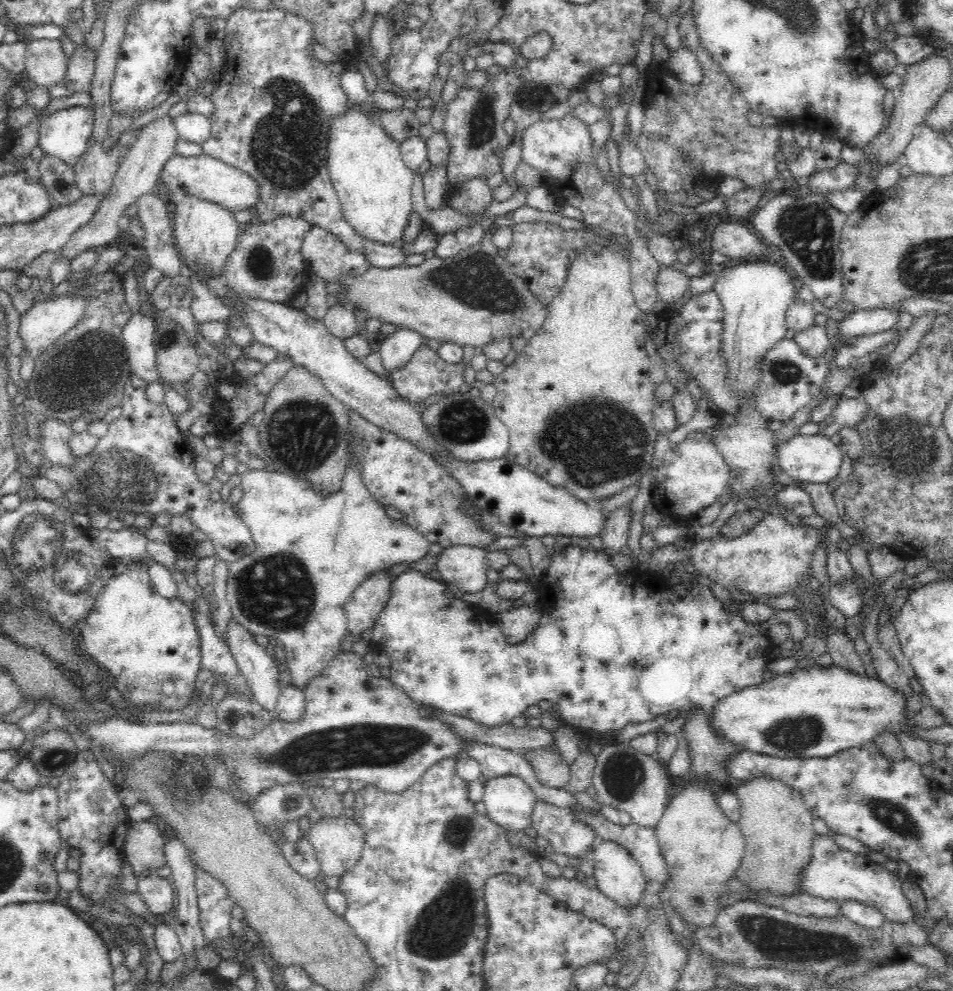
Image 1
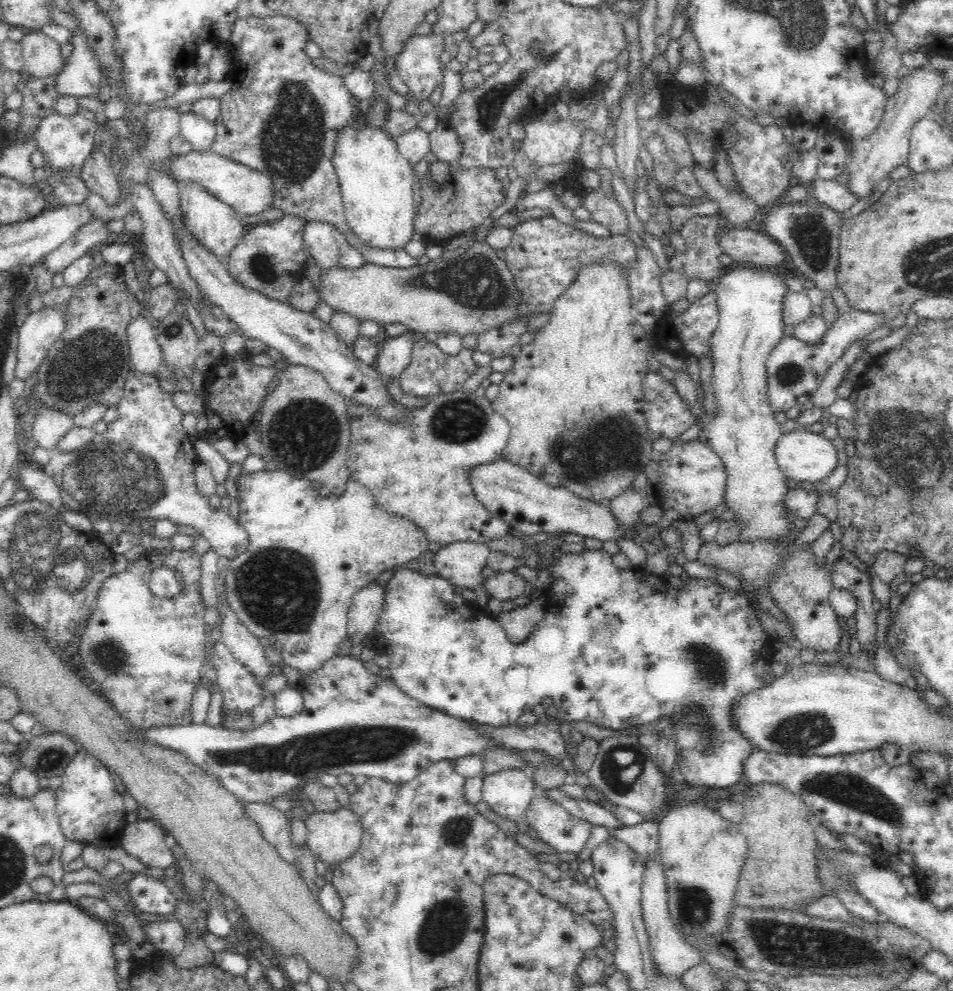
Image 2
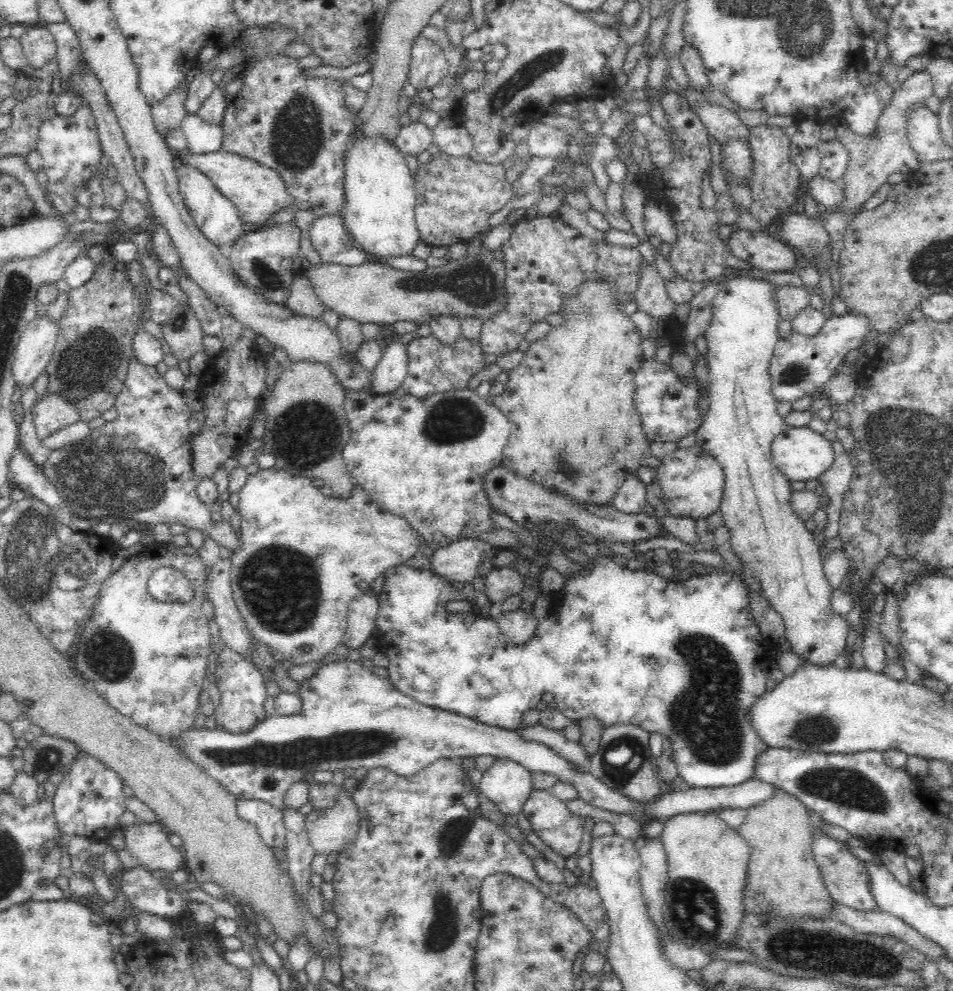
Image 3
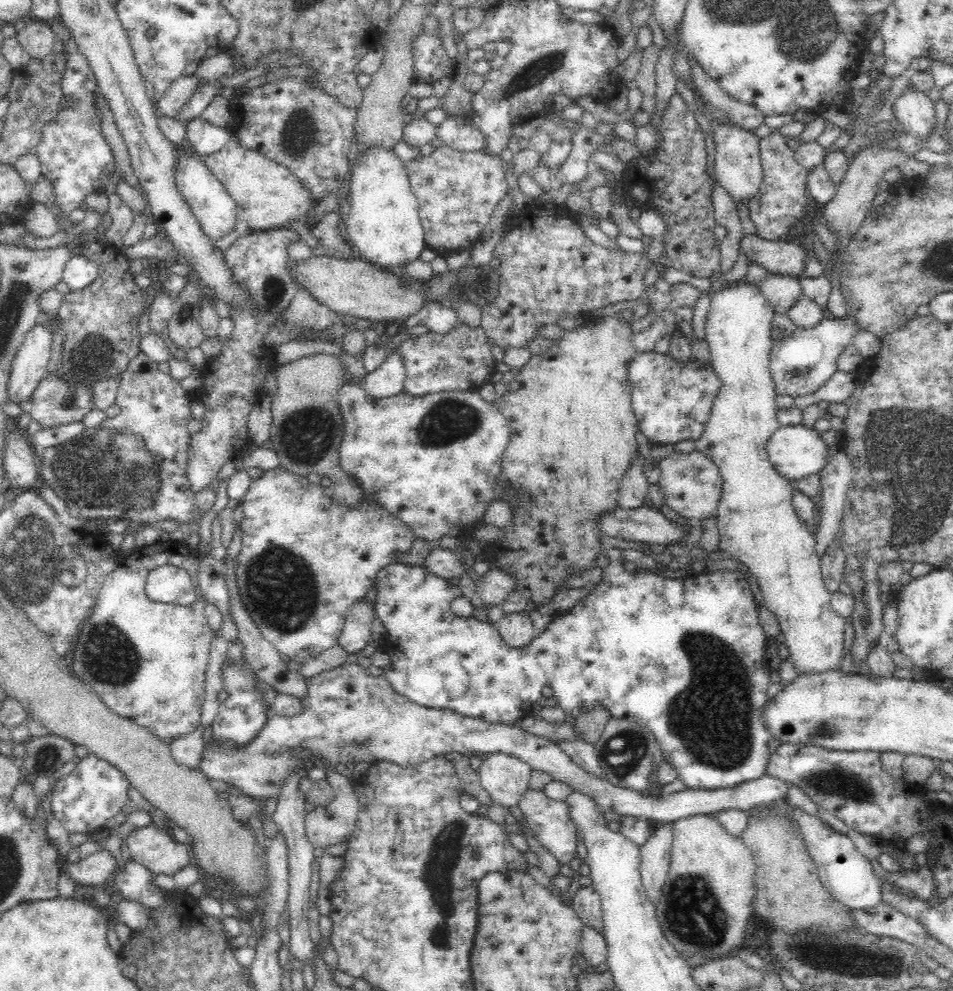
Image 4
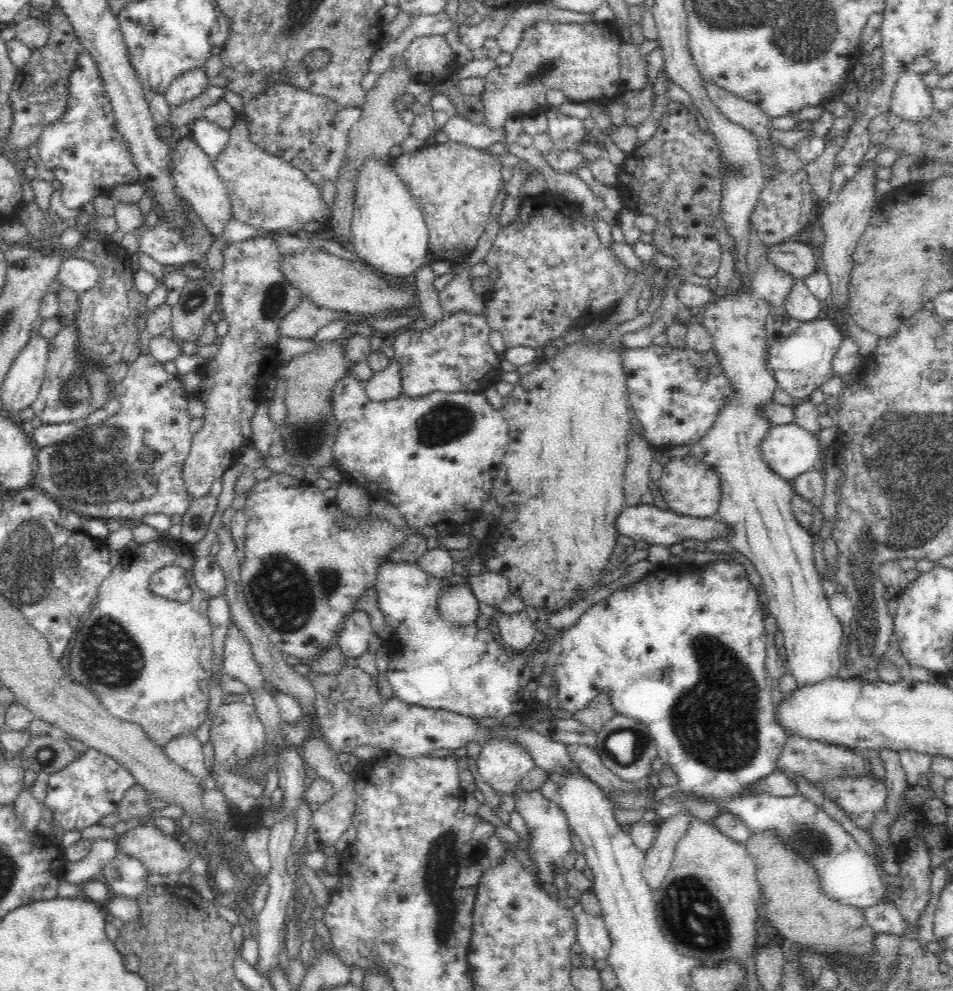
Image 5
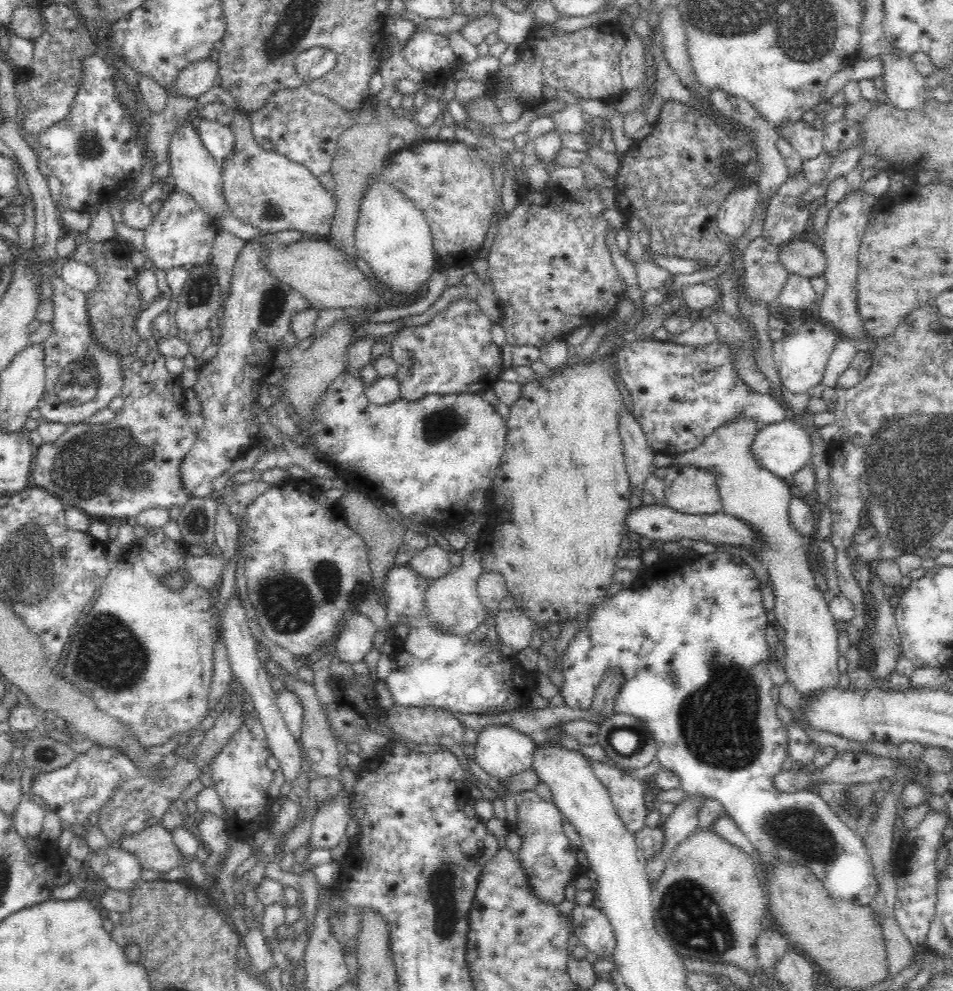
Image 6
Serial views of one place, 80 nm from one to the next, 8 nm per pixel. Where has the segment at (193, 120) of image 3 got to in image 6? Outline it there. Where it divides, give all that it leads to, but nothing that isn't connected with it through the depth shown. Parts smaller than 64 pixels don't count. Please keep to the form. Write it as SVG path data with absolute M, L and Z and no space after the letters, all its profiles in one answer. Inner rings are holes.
M197 117L195 127L202 145L218 162L232 152L234 135L229 126L222 126L216 121Z

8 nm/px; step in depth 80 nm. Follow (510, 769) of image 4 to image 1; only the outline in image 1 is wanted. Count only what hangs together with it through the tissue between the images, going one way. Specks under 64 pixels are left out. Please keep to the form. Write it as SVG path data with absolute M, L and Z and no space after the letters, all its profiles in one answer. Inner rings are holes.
M518 776L490 778L484 786L486 818L508 833L526 833L538 803L533 790Z

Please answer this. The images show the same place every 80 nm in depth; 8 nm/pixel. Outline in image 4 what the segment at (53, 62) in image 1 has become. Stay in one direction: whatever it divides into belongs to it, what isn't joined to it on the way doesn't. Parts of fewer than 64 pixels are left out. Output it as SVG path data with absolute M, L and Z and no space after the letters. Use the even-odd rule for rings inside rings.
M34 18L26 21L25 28L16 37L30 58L38 60L47 57L55 45L55 36L49 23Z

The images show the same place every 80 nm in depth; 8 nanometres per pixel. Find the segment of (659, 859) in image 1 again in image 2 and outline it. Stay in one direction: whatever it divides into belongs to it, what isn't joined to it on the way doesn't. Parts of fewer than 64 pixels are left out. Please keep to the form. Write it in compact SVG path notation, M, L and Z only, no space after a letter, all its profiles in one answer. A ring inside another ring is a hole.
M642 822L631 826L608 829L609 835L626 844L646 864L659 854L659 822Z

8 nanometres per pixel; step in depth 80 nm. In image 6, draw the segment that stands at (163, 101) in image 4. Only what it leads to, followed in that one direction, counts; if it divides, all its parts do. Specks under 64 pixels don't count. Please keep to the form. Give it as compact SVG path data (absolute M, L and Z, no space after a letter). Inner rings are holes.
M202 59L182 69L173 83L170 95L179 98L197 98L211 90L218 75L218 61Z

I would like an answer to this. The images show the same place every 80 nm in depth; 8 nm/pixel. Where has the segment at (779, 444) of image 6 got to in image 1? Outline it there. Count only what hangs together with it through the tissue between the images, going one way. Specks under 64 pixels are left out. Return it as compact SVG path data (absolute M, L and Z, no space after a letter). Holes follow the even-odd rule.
M823 434L794 436L777 449L779 464L794 480L824 484L834 478L843 463L841 447Z

